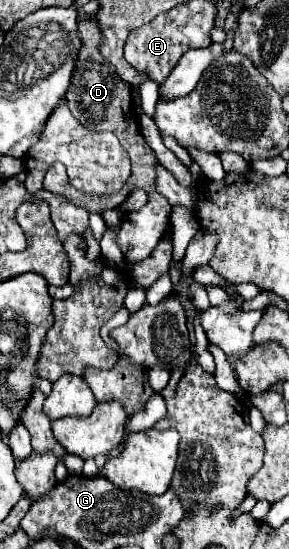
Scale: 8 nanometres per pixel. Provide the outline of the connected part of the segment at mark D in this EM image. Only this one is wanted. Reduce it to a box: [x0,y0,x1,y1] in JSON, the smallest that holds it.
[67,19,157,213]

